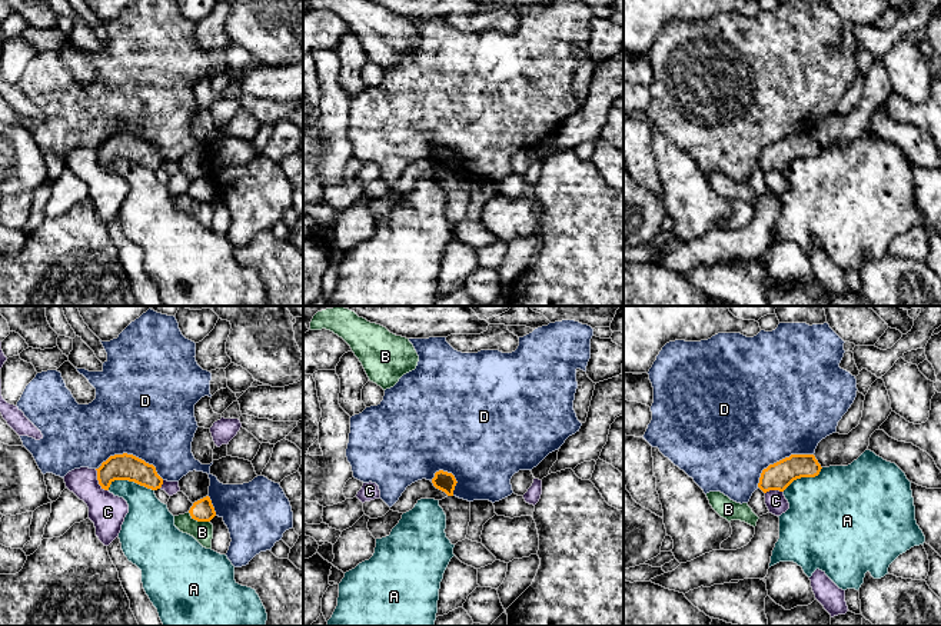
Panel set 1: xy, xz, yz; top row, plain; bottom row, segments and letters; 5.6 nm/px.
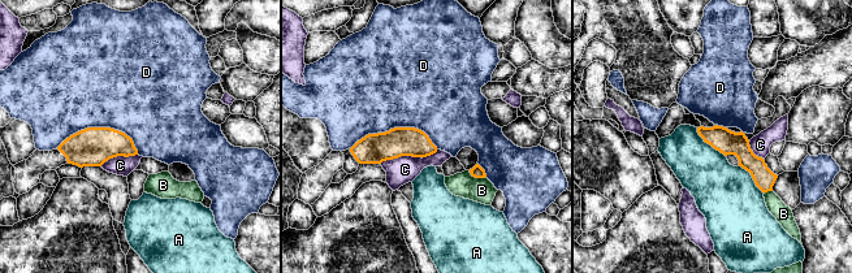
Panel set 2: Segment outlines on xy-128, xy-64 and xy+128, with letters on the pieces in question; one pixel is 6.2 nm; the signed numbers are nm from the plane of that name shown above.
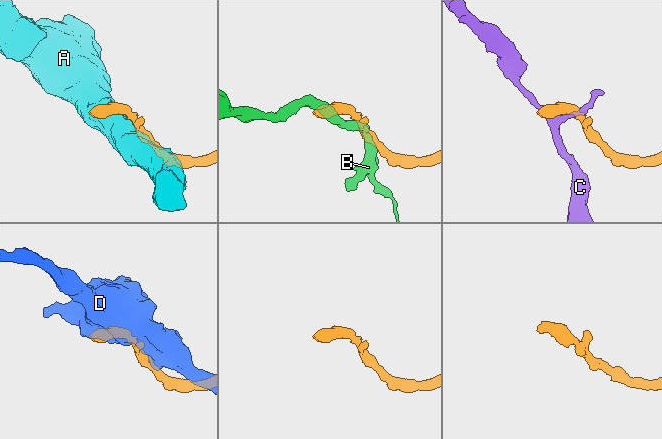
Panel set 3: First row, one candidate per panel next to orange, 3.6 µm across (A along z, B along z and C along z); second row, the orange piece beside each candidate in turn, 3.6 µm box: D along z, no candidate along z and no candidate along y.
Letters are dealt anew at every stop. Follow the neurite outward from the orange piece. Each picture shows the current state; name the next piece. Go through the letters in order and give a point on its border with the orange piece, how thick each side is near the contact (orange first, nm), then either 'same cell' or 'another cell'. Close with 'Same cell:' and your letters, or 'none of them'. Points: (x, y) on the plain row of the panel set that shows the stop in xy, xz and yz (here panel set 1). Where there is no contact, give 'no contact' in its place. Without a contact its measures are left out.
A: contact xy (130, 160); calibres 150 and 260 nm; another cell
B: contact xy (199, 200); calibres 130 and 110 nm; another cell
C: contact xy (97, 159); calibres 150 and 200 nm; another cell
D: contact yz (780, 140); calibres 160 and 500 nm; another cell
Same cell: none of them

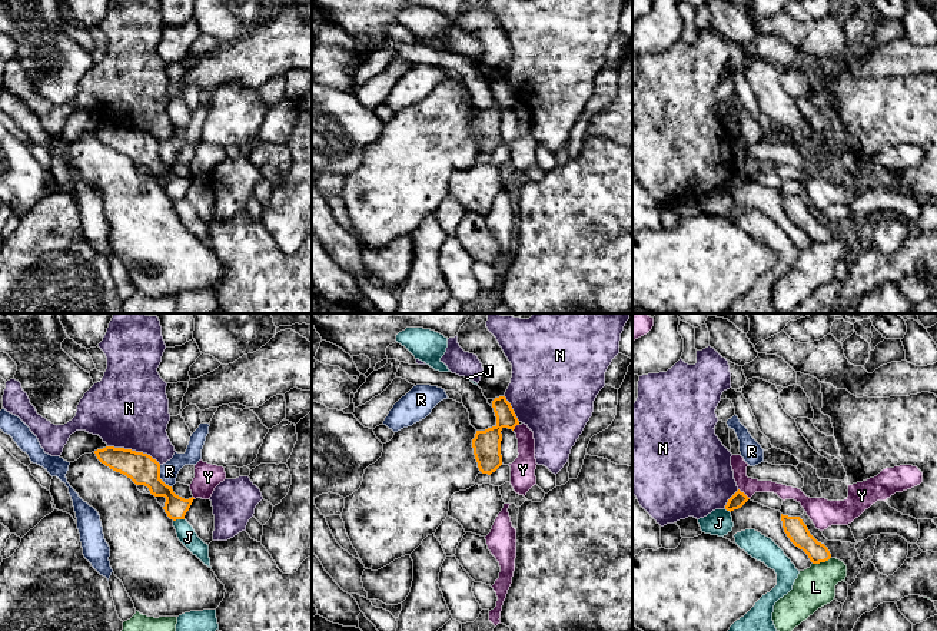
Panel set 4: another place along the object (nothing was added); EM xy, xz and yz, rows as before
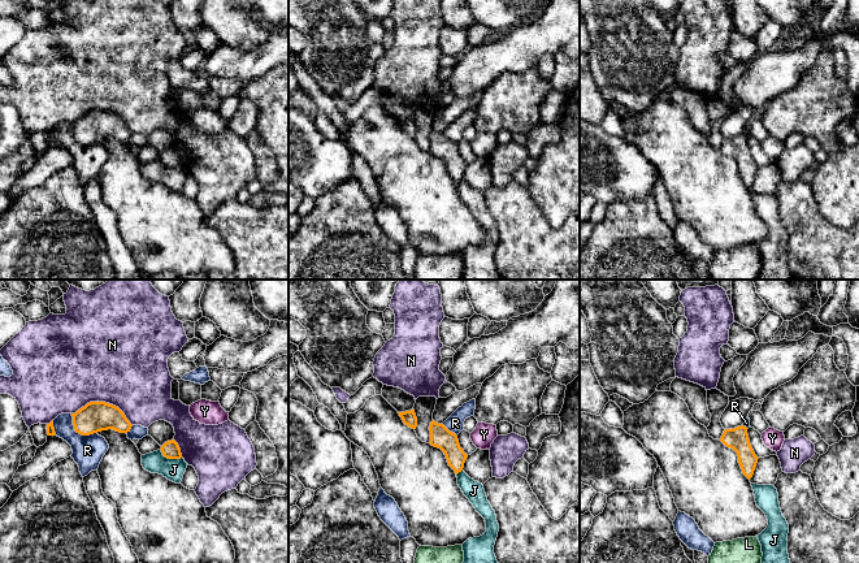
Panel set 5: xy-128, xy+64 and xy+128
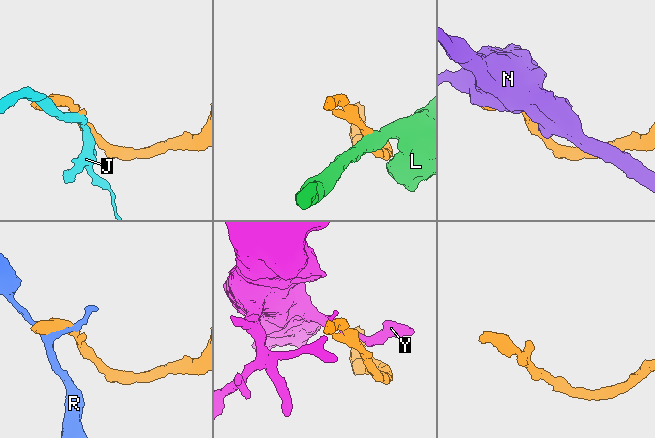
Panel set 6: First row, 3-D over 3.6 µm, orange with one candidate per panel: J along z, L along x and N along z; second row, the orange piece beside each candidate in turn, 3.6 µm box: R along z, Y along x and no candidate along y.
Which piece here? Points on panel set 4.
J: contact xy (178, 198); calibres 130 and 100 nm; another cell
L: contact yz (821, 241); calibres 120 and 220 nm; another cell
N: contact xy (135, 130); calibres 170 and 440 nm; another cell
R: contact xy (159, 156); calibres 170 and 100 nm; another cell
Y: contact yz (744, 173); calibres 80 and 90 nm; another cell
Same cell: none of them

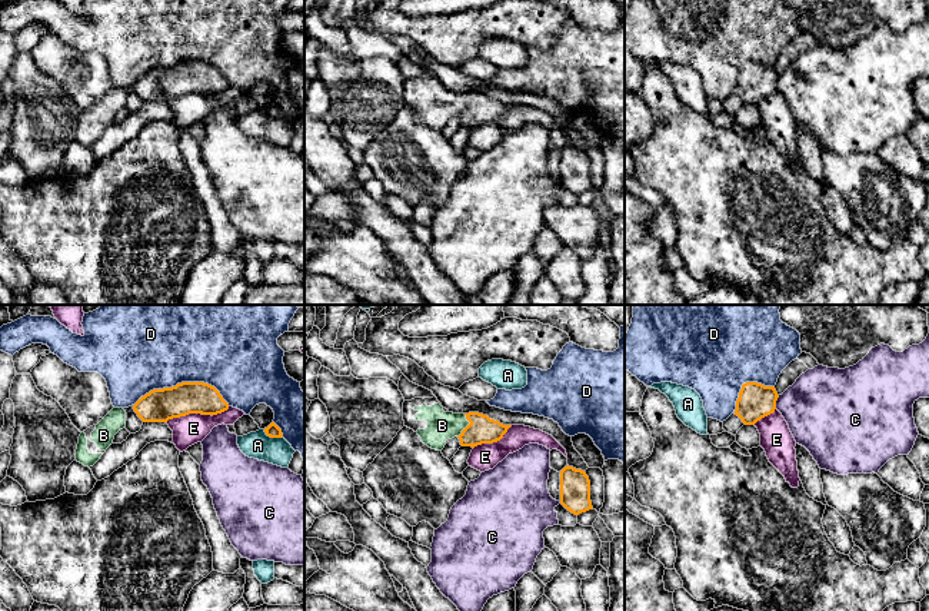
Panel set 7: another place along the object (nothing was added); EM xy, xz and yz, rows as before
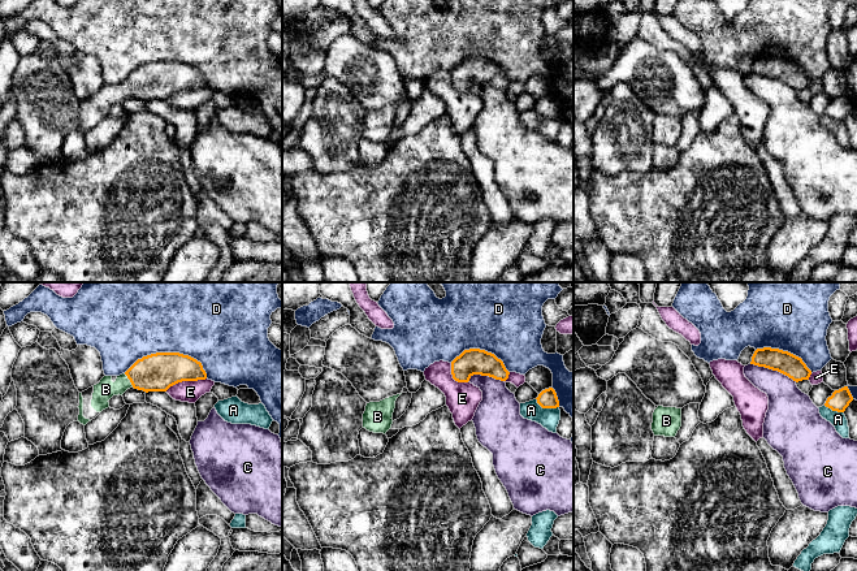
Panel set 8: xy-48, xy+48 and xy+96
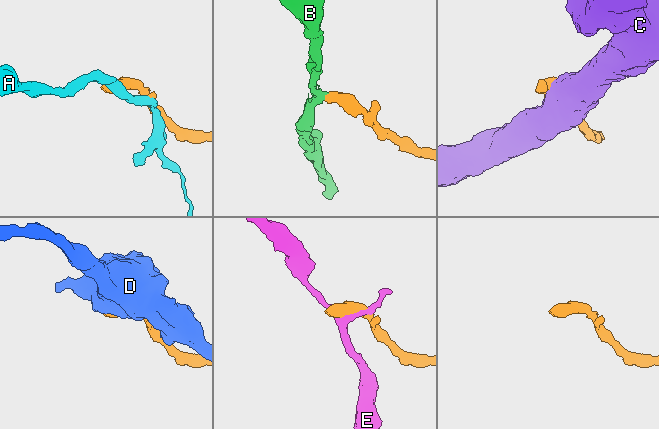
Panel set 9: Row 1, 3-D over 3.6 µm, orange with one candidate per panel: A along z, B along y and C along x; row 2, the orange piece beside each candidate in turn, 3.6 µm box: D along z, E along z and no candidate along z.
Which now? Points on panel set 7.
A: contact xy (272, 116); calibres 80 and 160 nm; another cell
B: contact xz (468, 105); calibres 160 and 160 nm; same cell
C: contact yz (775, 82); calibres 200 and 400 nm; another cell
D: contact xy (182, 62); calibres 190 and 380 nm; another cell
E: contact xy (187, 93); calibres 190 and 170 nm; another cell
Same cell: B

